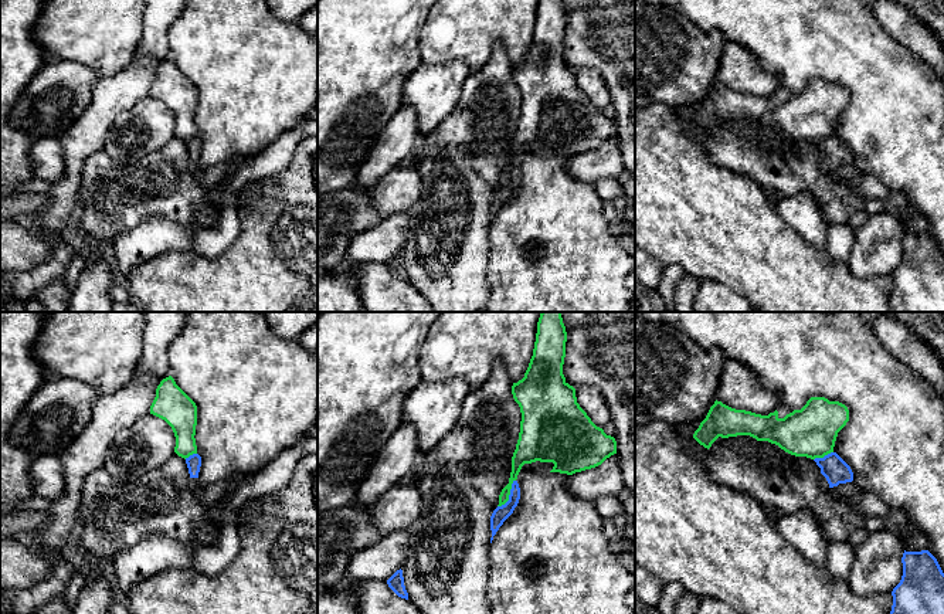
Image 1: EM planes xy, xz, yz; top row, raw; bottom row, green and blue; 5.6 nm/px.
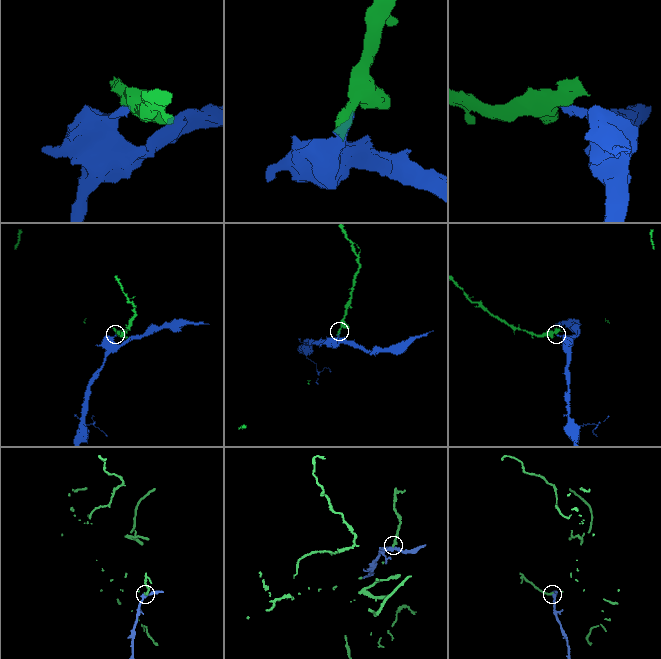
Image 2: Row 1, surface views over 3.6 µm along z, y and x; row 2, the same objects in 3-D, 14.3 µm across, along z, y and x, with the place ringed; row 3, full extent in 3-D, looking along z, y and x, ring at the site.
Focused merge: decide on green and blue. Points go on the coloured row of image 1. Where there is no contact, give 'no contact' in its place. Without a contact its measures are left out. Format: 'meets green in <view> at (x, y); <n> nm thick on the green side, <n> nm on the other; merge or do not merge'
meets green in xz at (509, 494); 120 nm thick on the green side, 90 nm on the other; do not merge

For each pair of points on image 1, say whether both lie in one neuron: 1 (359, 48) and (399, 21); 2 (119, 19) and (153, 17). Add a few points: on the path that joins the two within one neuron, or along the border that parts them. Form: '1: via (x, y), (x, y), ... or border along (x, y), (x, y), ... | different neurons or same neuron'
1: via (369, 38), (389, 21) | same neuron
2: border along (143, 14), (142, 36), (135, 50) | different neurons

